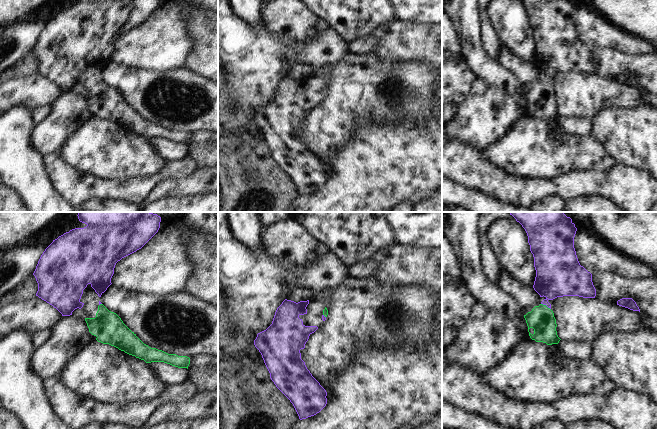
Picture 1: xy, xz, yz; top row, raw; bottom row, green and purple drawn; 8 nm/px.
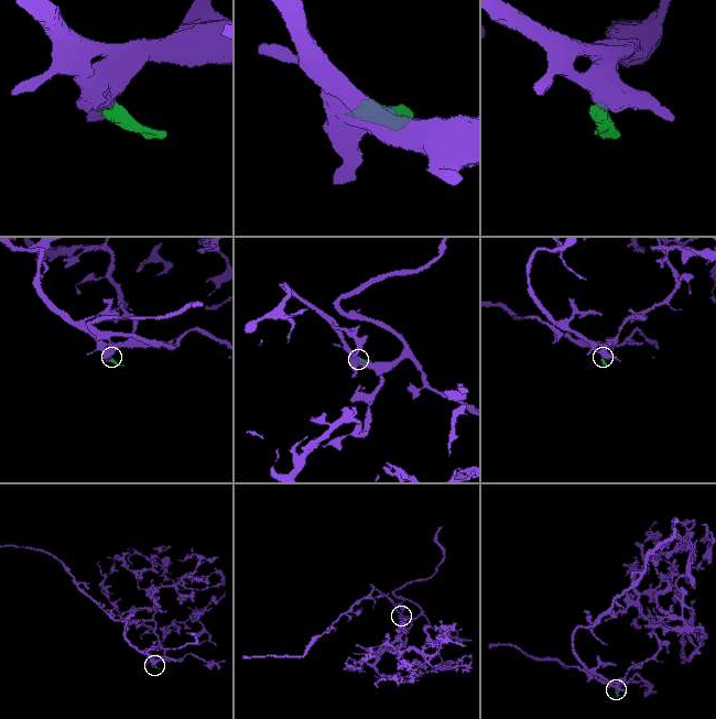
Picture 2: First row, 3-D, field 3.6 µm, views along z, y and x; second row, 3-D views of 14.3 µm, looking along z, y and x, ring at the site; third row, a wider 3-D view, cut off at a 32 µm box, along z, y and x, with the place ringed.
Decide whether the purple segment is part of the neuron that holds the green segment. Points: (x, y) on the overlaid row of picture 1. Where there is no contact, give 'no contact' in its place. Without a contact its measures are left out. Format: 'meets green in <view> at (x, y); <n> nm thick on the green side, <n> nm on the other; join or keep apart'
meets green in yz at (545, 305); 200 nm thick on the green side, 340 nm on the other; join

